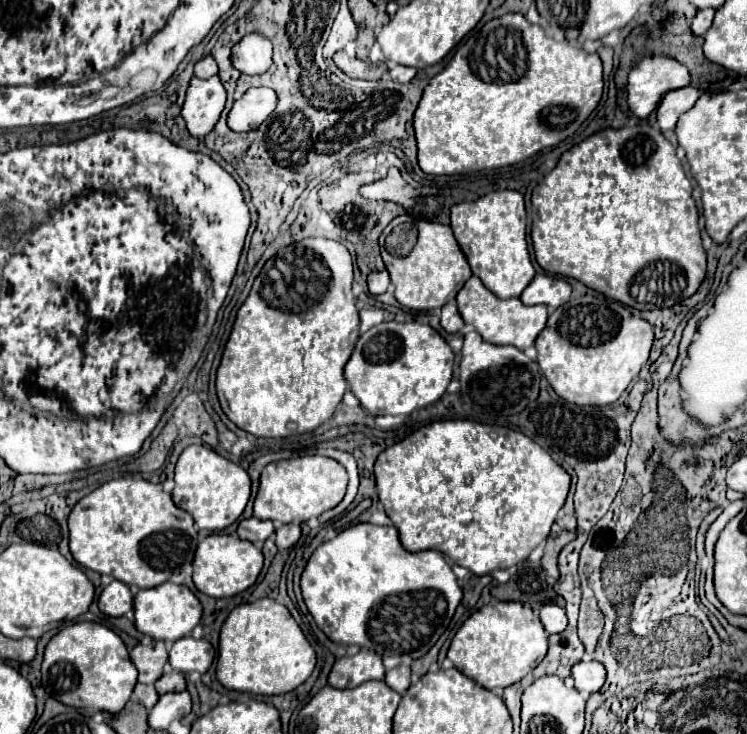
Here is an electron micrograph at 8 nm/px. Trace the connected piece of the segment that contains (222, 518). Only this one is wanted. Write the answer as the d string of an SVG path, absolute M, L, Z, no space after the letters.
M189 445L175 465L173 501L183 511L191 513L195 525L207 531L223 531L239 519L251 495L251 481L243 467L221 457L205 445Z

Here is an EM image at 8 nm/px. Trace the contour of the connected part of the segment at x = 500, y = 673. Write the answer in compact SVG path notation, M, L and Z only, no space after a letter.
M497 601L475 611L457 631L447 657L455 667L485 689L509 687L531 673L547 655L547 633L527 603Z

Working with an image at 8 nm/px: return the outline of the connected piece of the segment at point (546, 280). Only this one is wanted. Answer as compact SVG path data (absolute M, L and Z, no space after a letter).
M535 275L533 281L529 283L529 289L521 293L521 301L525 305L549 305L549 307L559 307L571 297L571 285L563 277L555 275Z

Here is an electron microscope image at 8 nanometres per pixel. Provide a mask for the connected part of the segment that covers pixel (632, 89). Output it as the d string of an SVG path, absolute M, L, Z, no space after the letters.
M645 57L629 73L627 103L629 109L645 119L655 111L667 91L687 87L691 83L689 69L671 57Z

